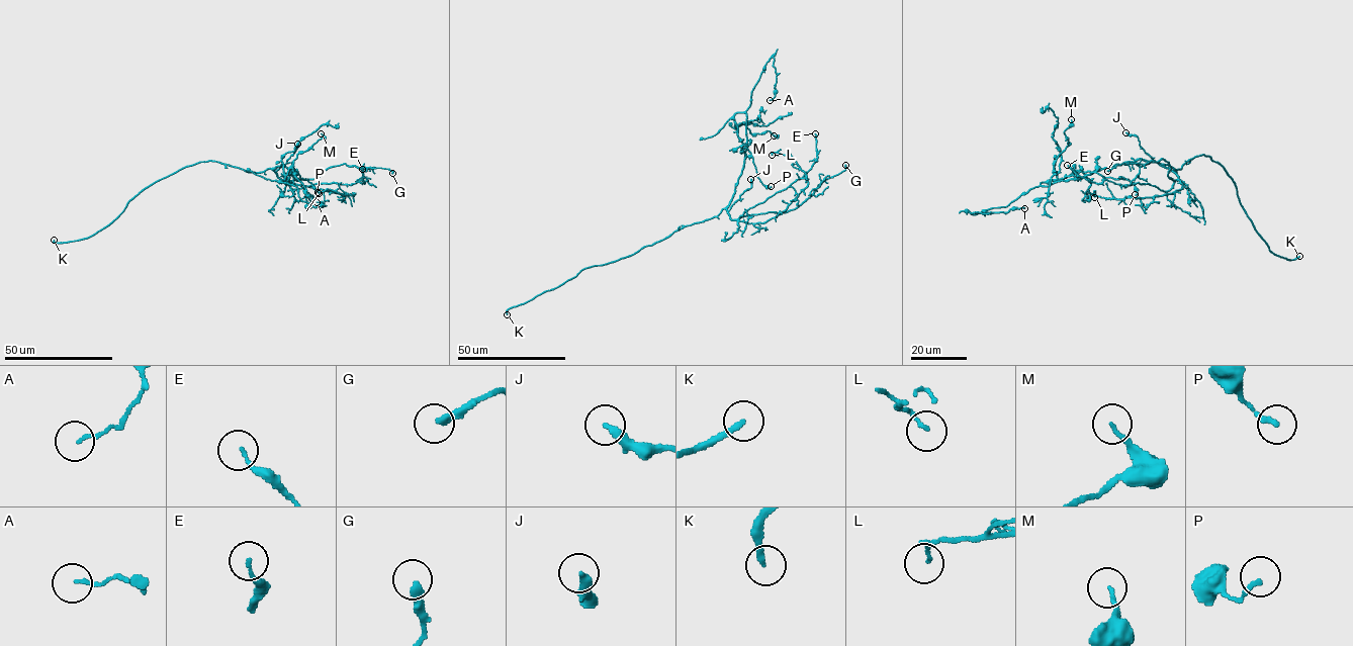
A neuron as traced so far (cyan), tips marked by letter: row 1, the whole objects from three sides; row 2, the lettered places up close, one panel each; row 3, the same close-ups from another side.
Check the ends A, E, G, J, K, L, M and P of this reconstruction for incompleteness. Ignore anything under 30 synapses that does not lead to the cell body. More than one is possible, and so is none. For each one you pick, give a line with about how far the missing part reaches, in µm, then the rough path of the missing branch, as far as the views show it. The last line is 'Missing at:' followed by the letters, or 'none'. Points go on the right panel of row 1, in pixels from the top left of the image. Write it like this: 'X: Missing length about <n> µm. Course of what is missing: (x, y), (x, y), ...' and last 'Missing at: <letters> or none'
K: Missing length about 25 µm. Course of what is missing: (1299, 256), (1310, 251), (1318, 258)
Missing at: K

